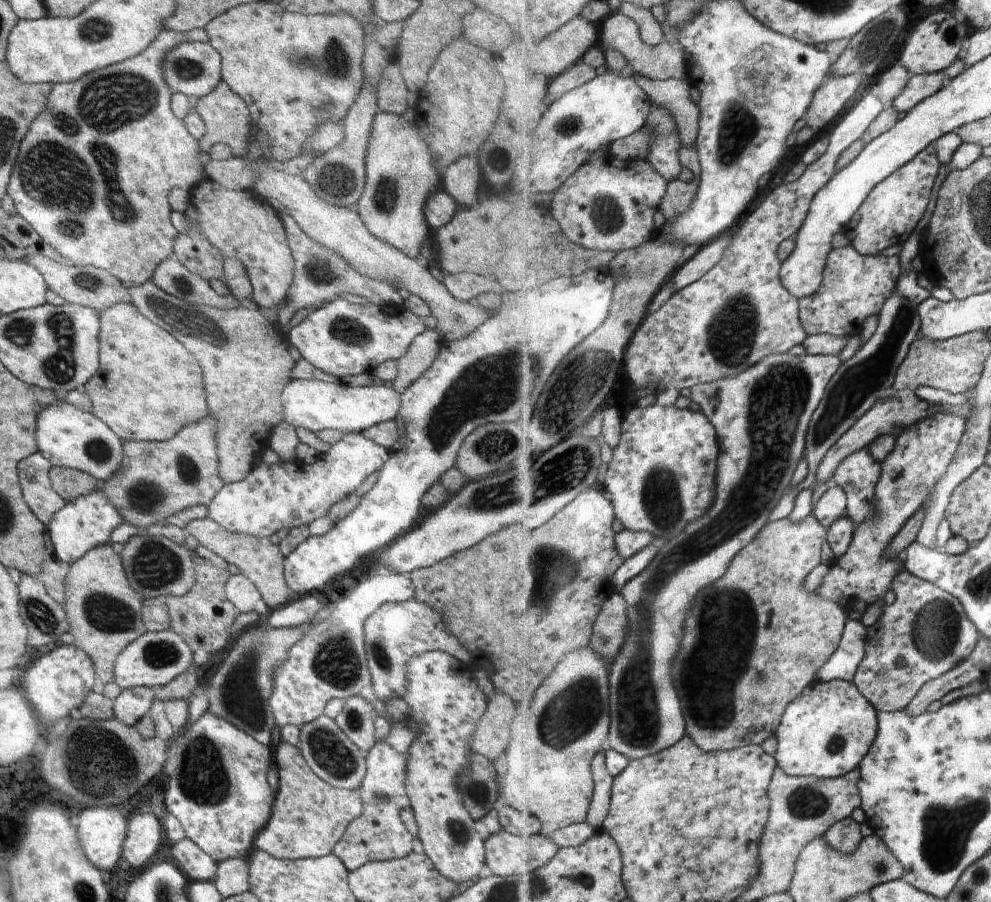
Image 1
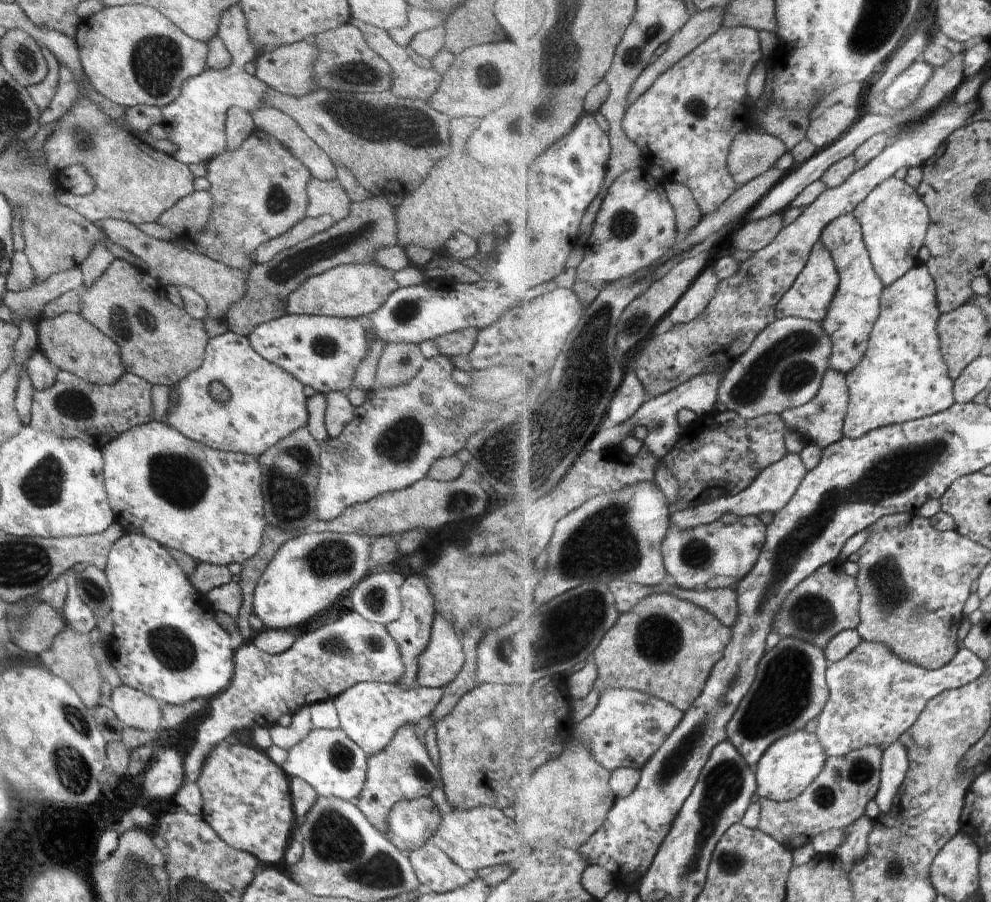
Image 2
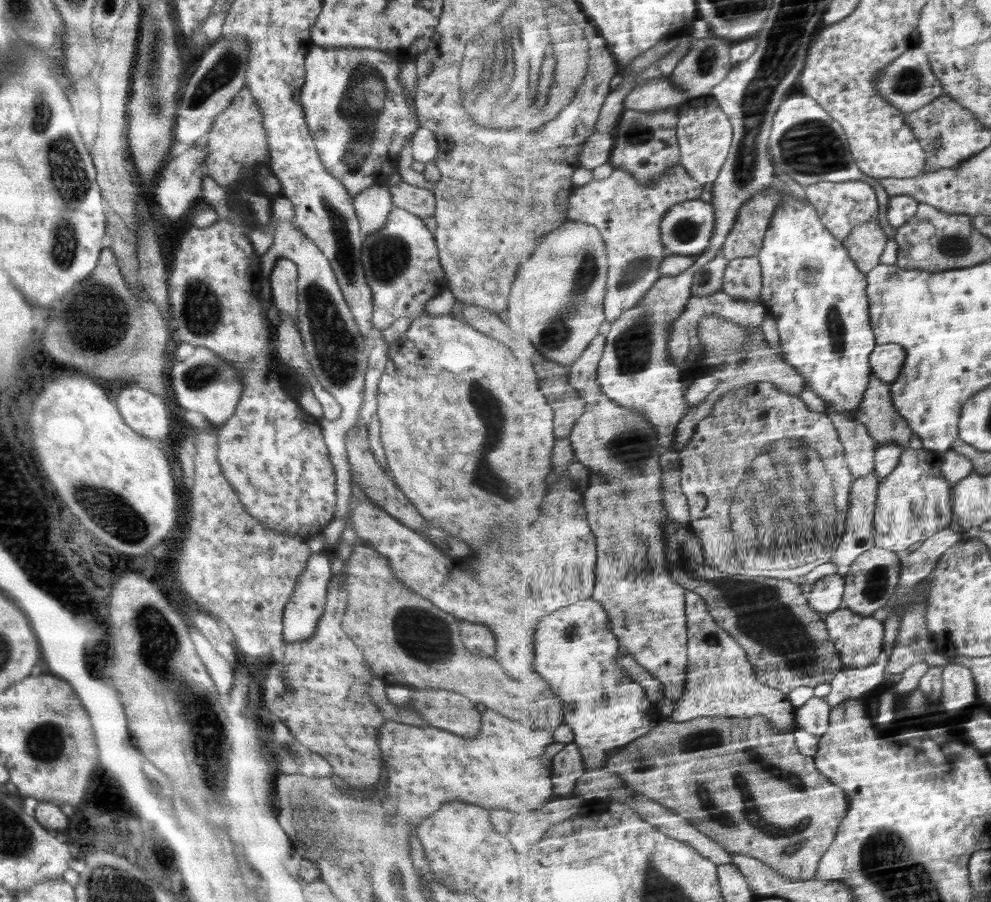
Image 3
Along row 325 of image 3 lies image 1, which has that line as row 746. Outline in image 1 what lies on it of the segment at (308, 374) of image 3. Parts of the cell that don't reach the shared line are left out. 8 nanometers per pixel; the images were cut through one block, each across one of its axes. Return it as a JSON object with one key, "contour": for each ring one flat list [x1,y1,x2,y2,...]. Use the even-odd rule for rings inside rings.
{"contour":[[282,742,272,752,279,776,279,788,266,826,259,831,256,849,278,858,296,860,330,855,334,846,344,838,350,822,362,814,362,800,356,789,338,789,318,778,302,756,300,749]]}

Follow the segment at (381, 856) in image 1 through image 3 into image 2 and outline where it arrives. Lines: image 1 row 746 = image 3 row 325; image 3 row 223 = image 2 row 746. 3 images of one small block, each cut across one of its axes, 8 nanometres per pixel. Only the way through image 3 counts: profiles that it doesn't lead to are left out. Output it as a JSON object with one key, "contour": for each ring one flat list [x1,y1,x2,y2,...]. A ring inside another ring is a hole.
{"contour":[[406,724,398,728,382,752,367,756,366,780,362,794,352,800,352,804,356,805,368,822,383,835,388,834,391,806,404,799,429,796,434,787,442,786,440,772,432,763,424,744,420,742,416,728,417,724]]}

